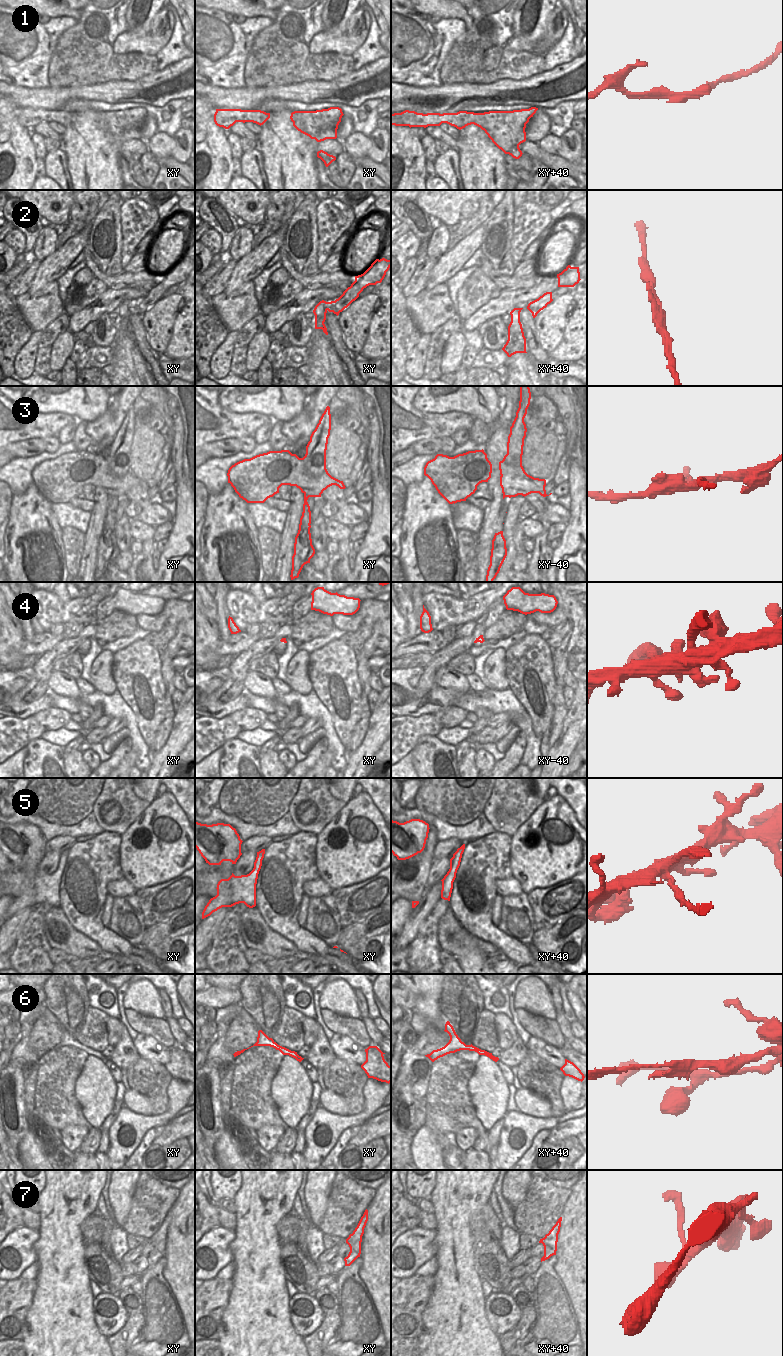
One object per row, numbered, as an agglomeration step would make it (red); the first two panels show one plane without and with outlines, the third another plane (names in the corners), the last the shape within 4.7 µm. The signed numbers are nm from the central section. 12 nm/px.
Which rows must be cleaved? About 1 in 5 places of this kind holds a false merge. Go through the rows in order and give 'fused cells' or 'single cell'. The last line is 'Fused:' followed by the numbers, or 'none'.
1: fused cells
2: single cell
3: fused cells
4: single cell
5: fused cells
6: single cell
7: single cell
Fused: 1, 3, 5

